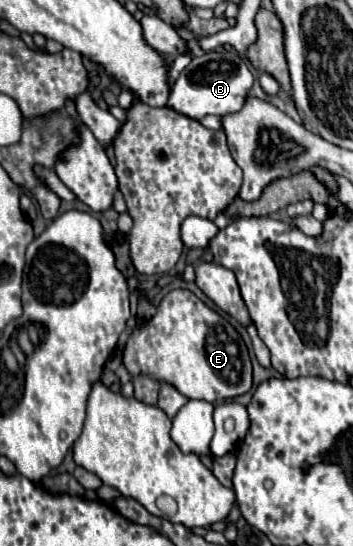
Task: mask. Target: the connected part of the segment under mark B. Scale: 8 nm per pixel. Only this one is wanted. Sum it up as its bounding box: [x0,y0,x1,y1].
[167,52,255,120]

